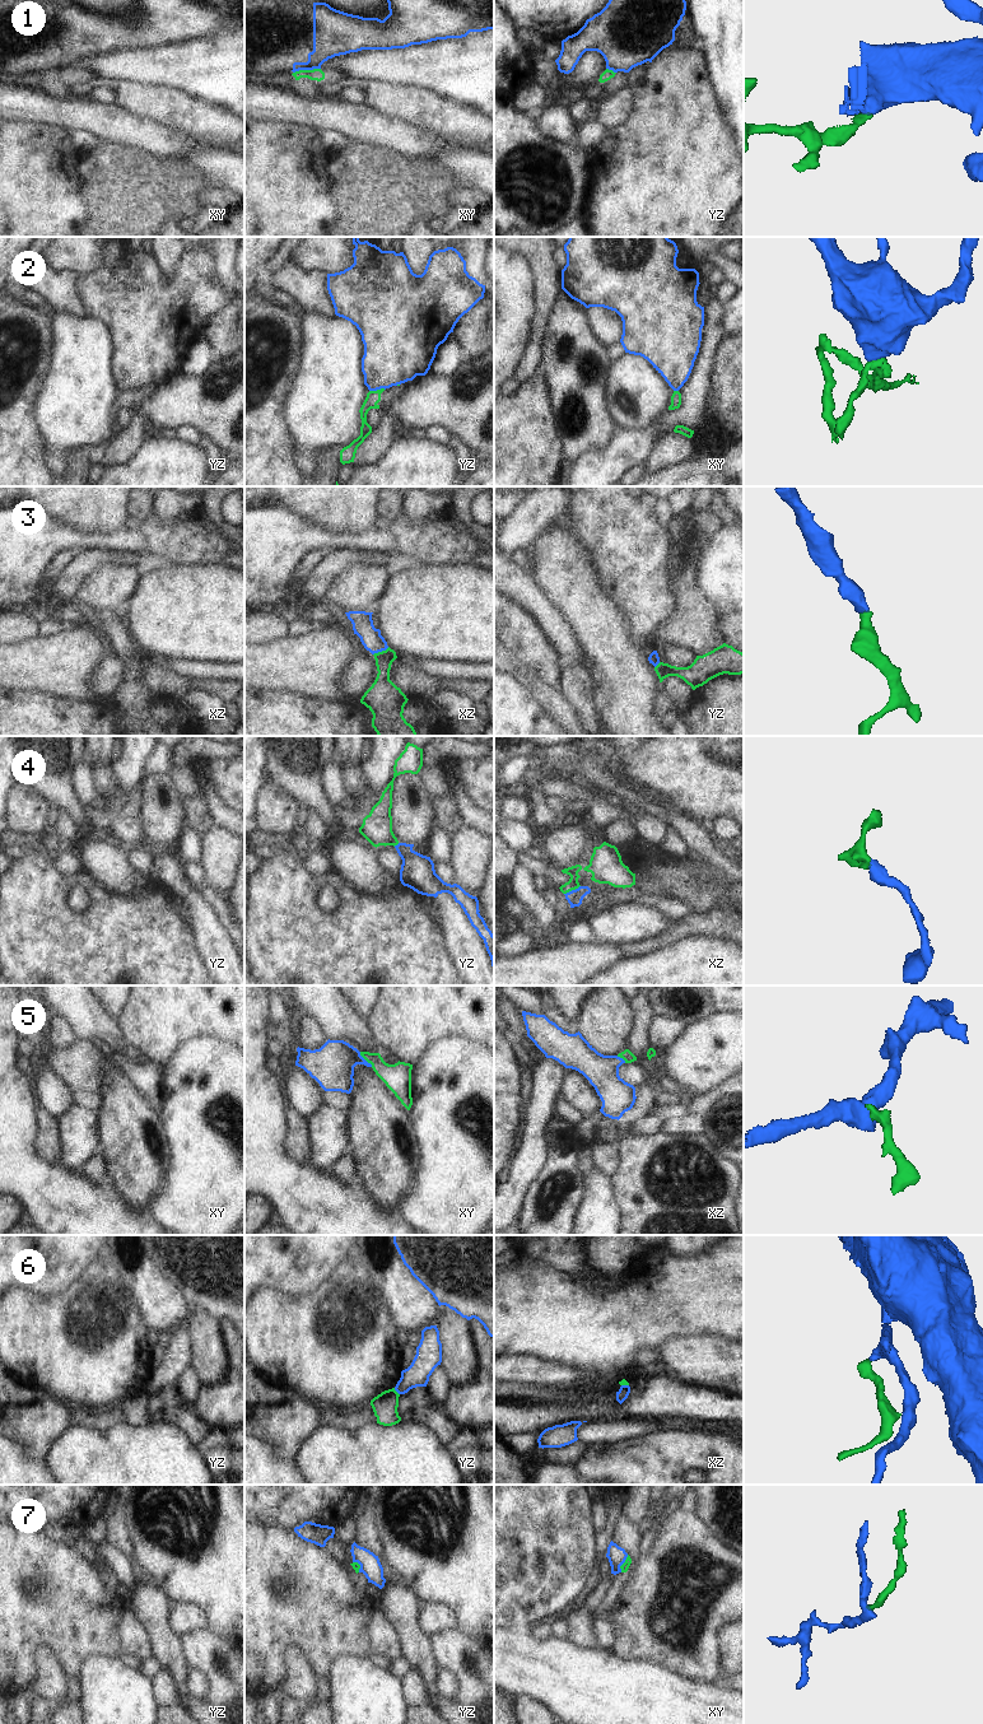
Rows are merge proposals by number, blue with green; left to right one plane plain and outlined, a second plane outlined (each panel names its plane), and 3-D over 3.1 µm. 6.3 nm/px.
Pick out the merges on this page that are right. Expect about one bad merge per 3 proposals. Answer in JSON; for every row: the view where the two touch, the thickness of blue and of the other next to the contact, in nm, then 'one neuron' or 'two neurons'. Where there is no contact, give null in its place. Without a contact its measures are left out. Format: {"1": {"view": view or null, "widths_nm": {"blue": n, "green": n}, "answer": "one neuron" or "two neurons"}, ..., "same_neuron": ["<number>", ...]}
{"1": {"view": "xy", "widths_nm": {"blue": 220, "green": 80}, "answer": "two neurons"}, "2": {"view": "yz", "widths_nm": {"blue": 380, "green": 90}, "answer": "two neurons"}, "3": {"view": "xz", "widths_nm": {"blue": 140, "green": 160}, "answer": "one neuron"}, "4": {"view": "xz", "widths_nm": {"blue": 100, "green": 70}, "answer": "one neuron"}, "5": {"view": "xy", "widths_nm": {"blue": 280, "green": 180}, "answer": "one neuron"}, "6": {"view": "yz", "widths_nm": {"blue": 150, "green": 160}, "answer": "two neurons"}, "7": {"view": "xy", "widths_nm": {"blue": 120, "green": 50}, "answer": "two neurons"}, "same_neuron": ["3", "4", "5"]}

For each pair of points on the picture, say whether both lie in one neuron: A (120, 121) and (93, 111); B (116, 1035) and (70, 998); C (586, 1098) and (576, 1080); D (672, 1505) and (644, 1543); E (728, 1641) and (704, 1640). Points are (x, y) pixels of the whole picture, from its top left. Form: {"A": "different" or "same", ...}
{"A": "same", "B": "same", "C": "same", "D": "same", "E": "different"}

